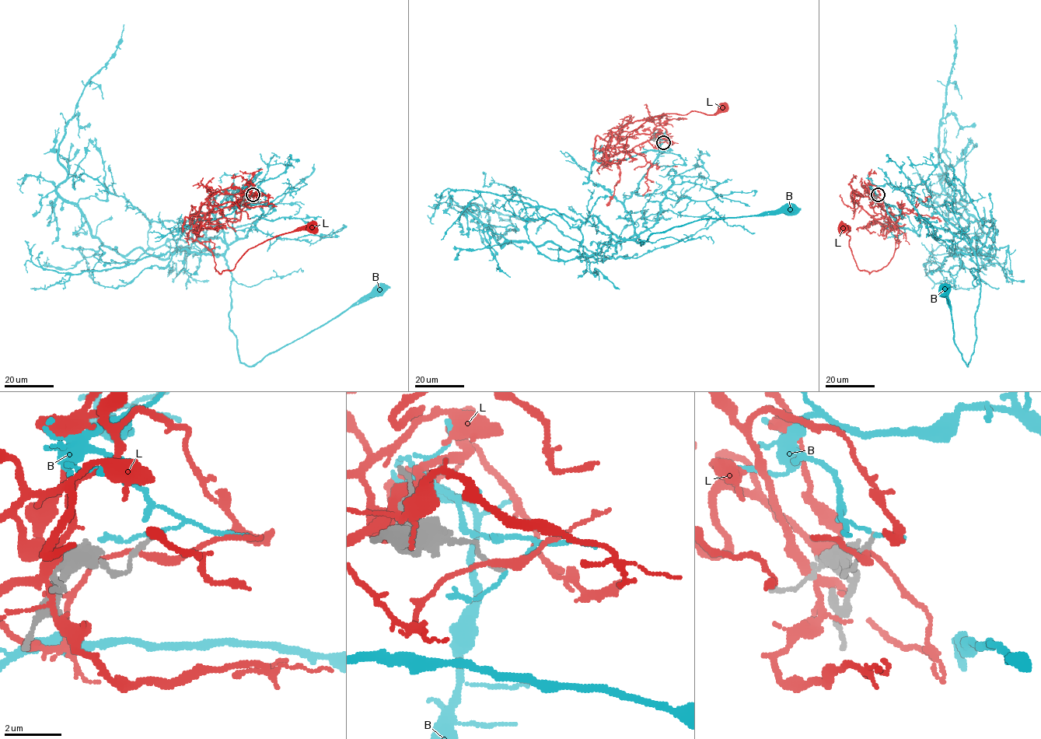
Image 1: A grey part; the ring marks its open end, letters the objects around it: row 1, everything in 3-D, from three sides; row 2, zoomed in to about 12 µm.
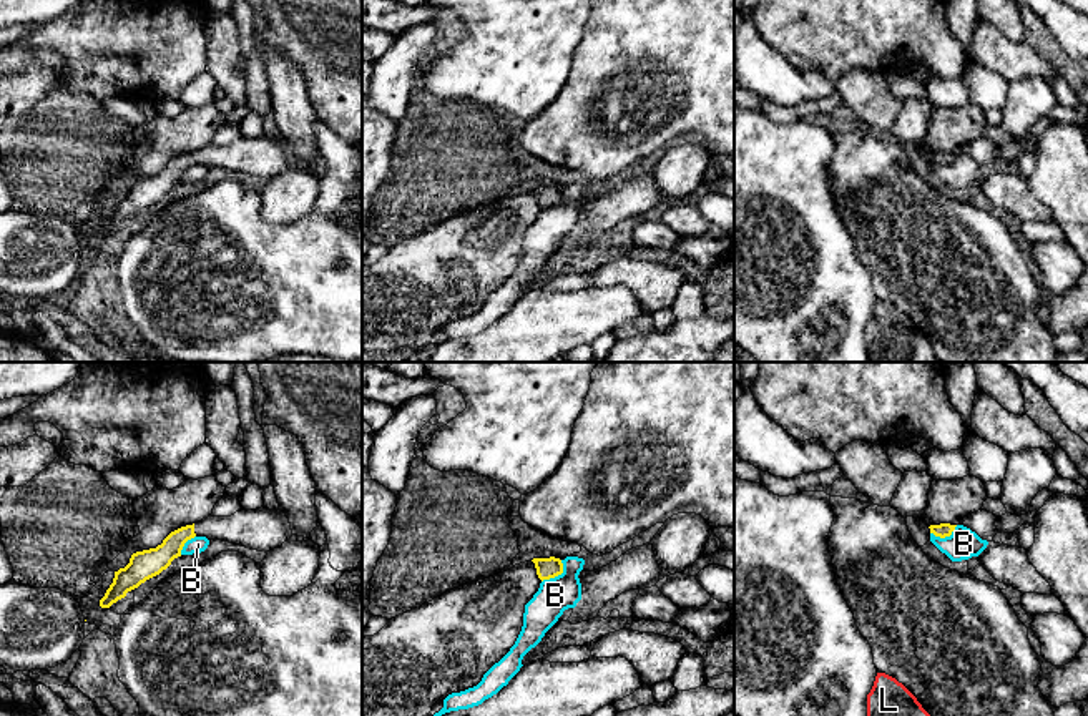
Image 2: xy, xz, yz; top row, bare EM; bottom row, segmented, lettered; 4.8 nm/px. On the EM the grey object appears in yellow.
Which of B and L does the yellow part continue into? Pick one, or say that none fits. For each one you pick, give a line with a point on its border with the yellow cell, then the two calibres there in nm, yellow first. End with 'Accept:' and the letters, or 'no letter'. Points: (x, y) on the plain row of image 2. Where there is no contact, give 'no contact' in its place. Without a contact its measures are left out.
Accept: no letter

